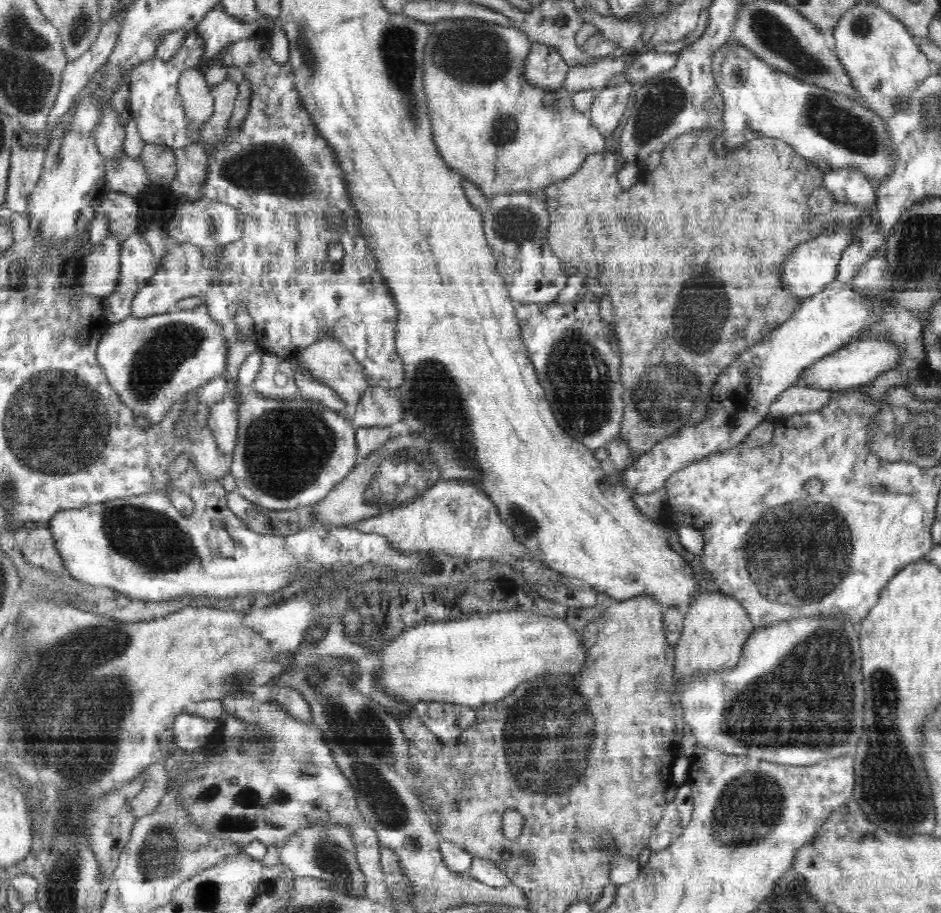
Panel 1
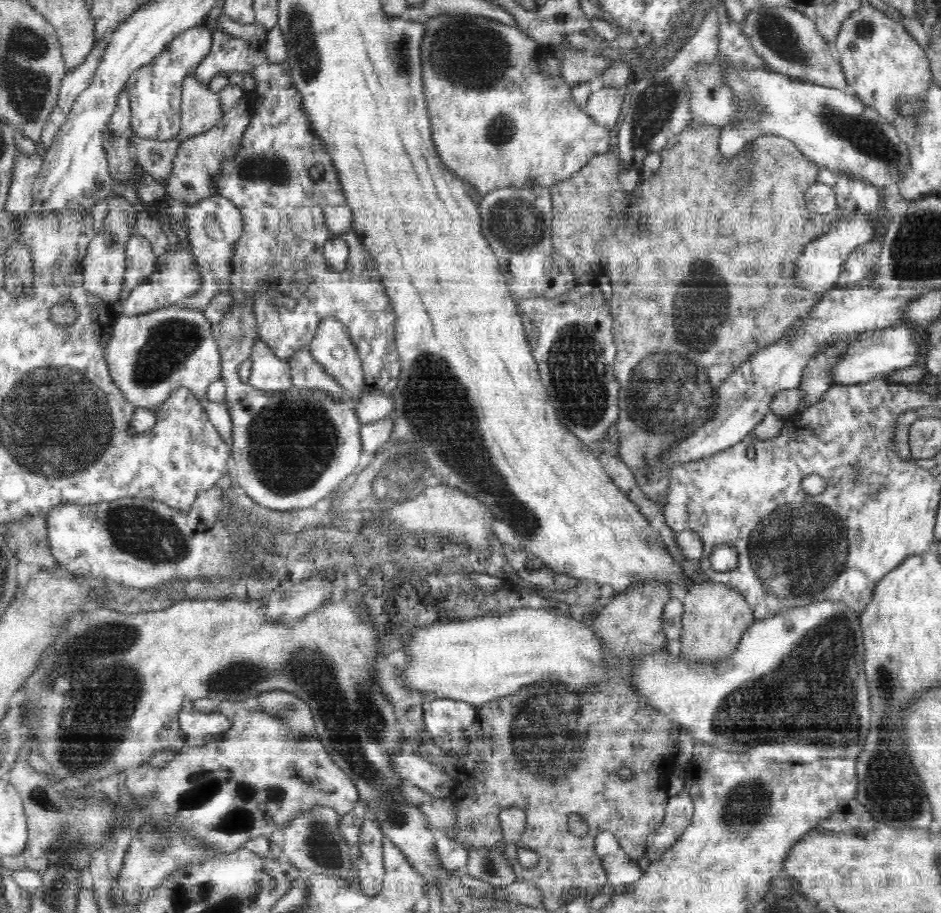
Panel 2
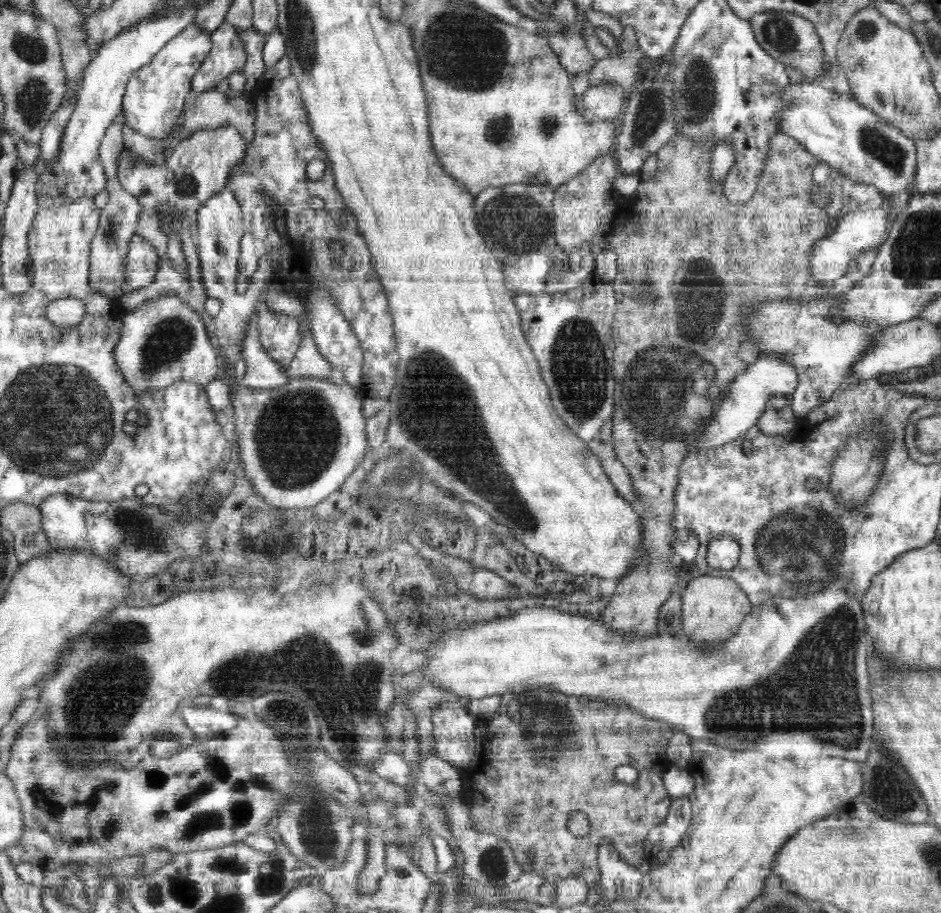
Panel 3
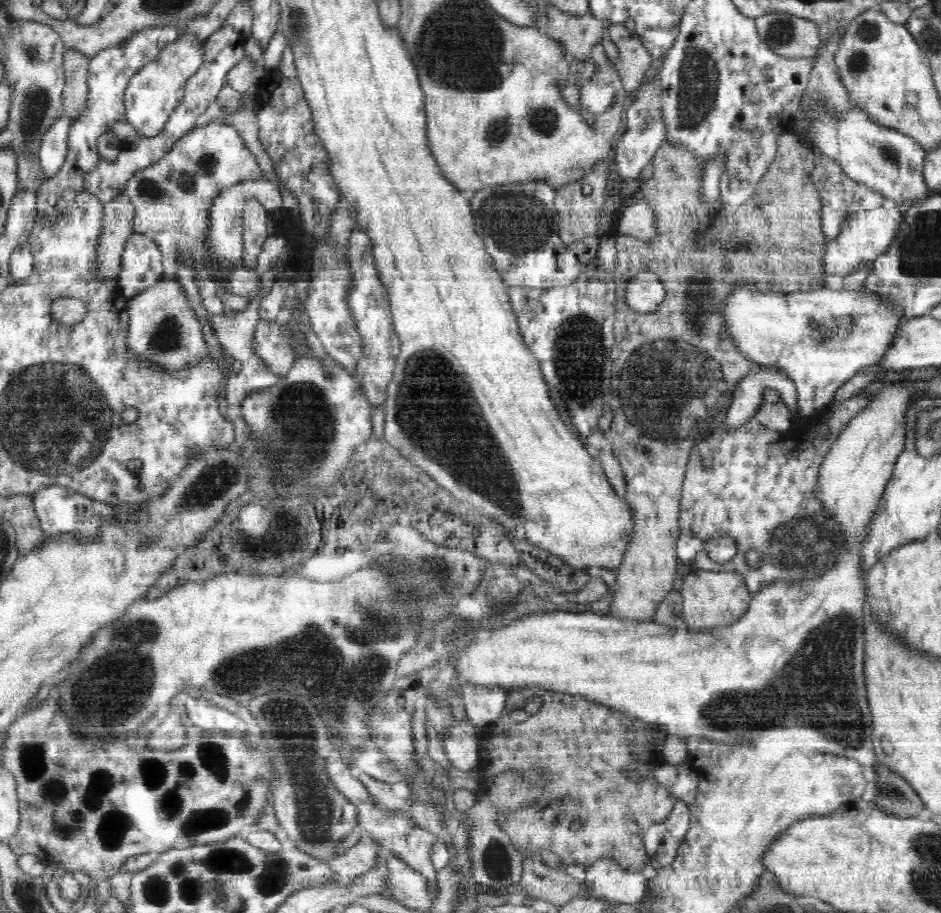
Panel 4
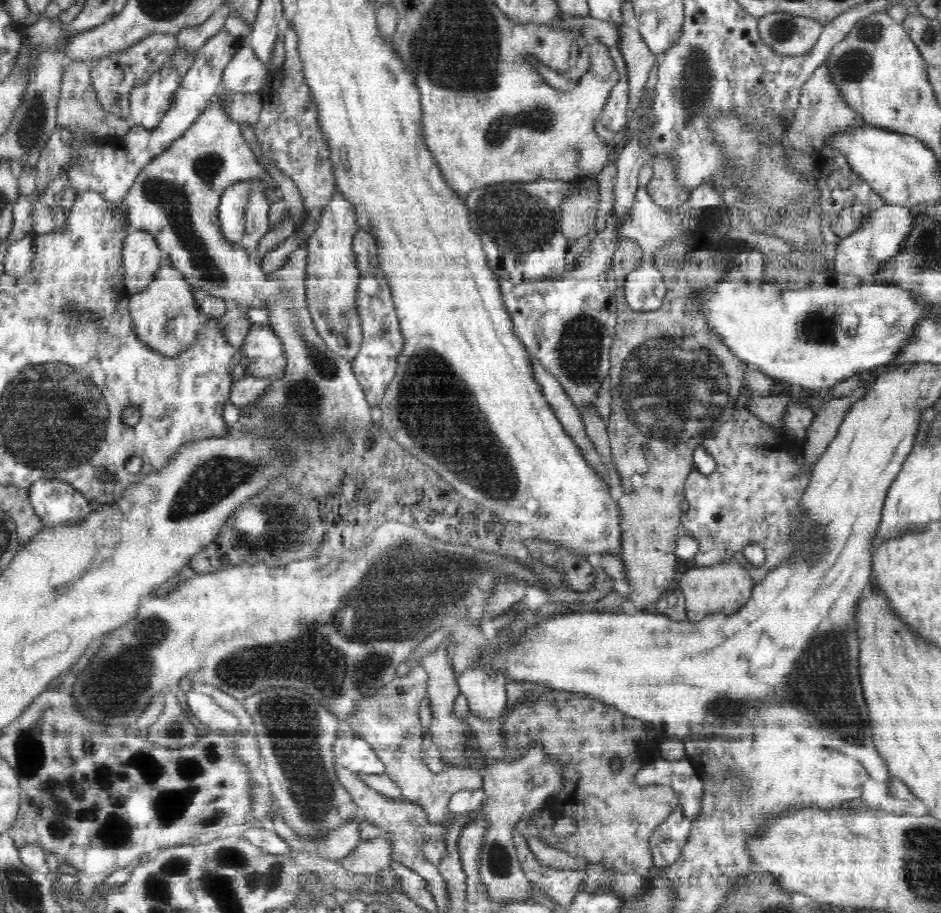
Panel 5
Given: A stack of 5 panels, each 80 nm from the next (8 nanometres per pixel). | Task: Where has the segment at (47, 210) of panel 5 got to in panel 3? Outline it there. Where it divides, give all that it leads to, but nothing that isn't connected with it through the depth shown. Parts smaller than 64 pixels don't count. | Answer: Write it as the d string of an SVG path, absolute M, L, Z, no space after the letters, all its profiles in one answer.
M202 4L189 9L176 9L150 15L119 32L93 52L93 58L84 72L81 90L77 92L74 112L61 136L57 157L51 163L41 163L35 186L37 205L40 208L66 207L78 198L95 198L104 192L108 178L100 161L100 140L106 128L121 114L123 98L129 76L150 61L177 34L192 26L194 16Z

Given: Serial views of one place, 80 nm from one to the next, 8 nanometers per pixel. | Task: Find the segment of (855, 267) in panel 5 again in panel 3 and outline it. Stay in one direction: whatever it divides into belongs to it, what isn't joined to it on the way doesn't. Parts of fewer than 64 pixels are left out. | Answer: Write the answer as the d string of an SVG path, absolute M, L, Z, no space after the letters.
M883 207L874 210L854 211L842 215L833 230L813 246L809 258L812 279L816 279L820 283L833 284L844 276L850 270L850 267L854 265L854 260L858 255L862 255L868 250L878 249L889 231L889 224L893 216L894 214L890 209Z

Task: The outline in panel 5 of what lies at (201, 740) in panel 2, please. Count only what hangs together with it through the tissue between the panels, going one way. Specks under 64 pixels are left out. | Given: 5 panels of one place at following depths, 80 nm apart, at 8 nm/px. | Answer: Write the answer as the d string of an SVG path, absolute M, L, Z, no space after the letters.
M196 687L187 694L188 713L194 715L201 724L208 726L215 733L236 735L238 732L238 718L231 712L220 707L209 695L196 692Z

